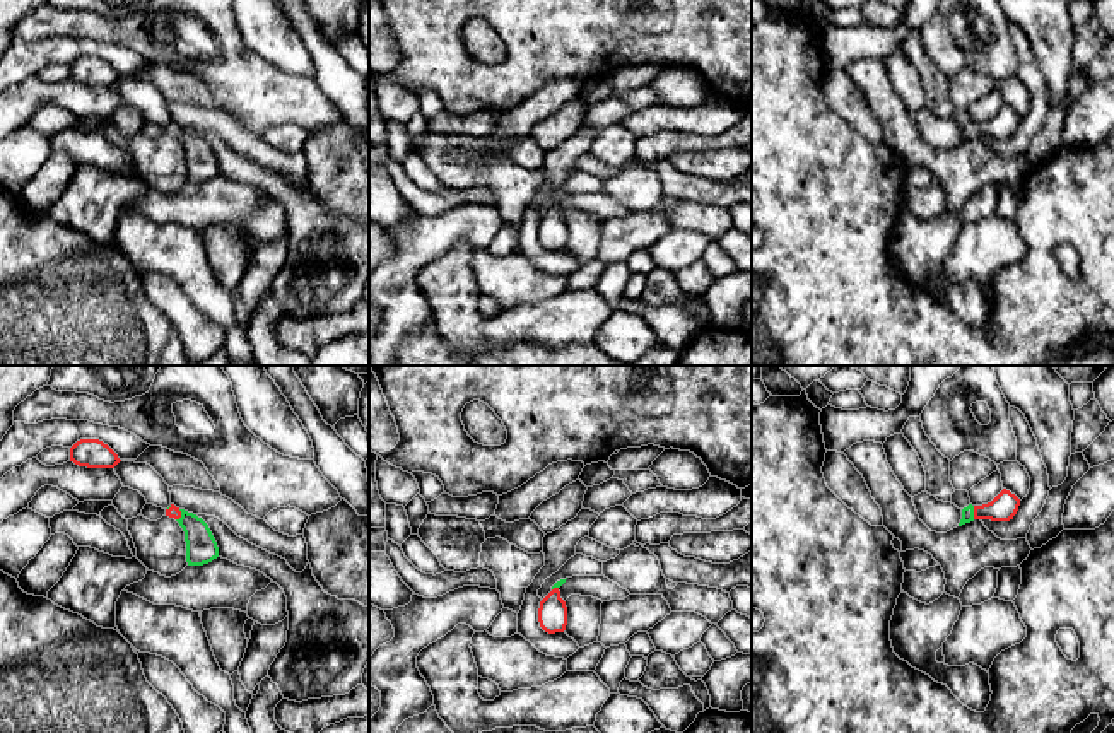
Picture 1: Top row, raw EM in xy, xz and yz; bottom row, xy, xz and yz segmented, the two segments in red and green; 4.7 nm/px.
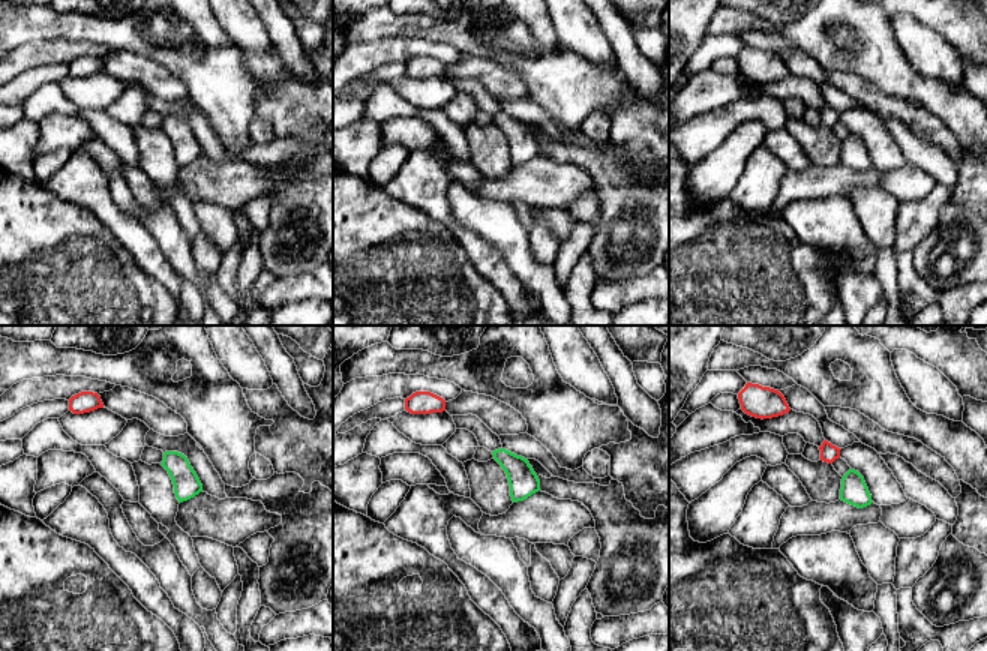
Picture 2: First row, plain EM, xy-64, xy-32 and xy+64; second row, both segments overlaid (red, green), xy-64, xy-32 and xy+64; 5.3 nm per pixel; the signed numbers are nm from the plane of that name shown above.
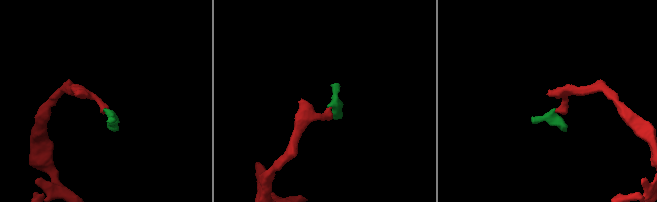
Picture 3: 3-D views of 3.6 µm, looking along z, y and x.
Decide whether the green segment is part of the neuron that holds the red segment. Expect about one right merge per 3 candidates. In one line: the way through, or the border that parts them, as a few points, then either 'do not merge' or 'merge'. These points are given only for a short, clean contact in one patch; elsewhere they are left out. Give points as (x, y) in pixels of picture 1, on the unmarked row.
runs through yz (1005, 122), (995, 129), (974, 130), (967, 130); merge

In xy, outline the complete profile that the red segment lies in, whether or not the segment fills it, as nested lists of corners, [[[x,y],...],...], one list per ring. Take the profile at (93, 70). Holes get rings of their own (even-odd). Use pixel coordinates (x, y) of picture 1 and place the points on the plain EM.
[[[80,56],[70,65],[70,79],[87,85],[114,85],[121,77],[99,56]]]

